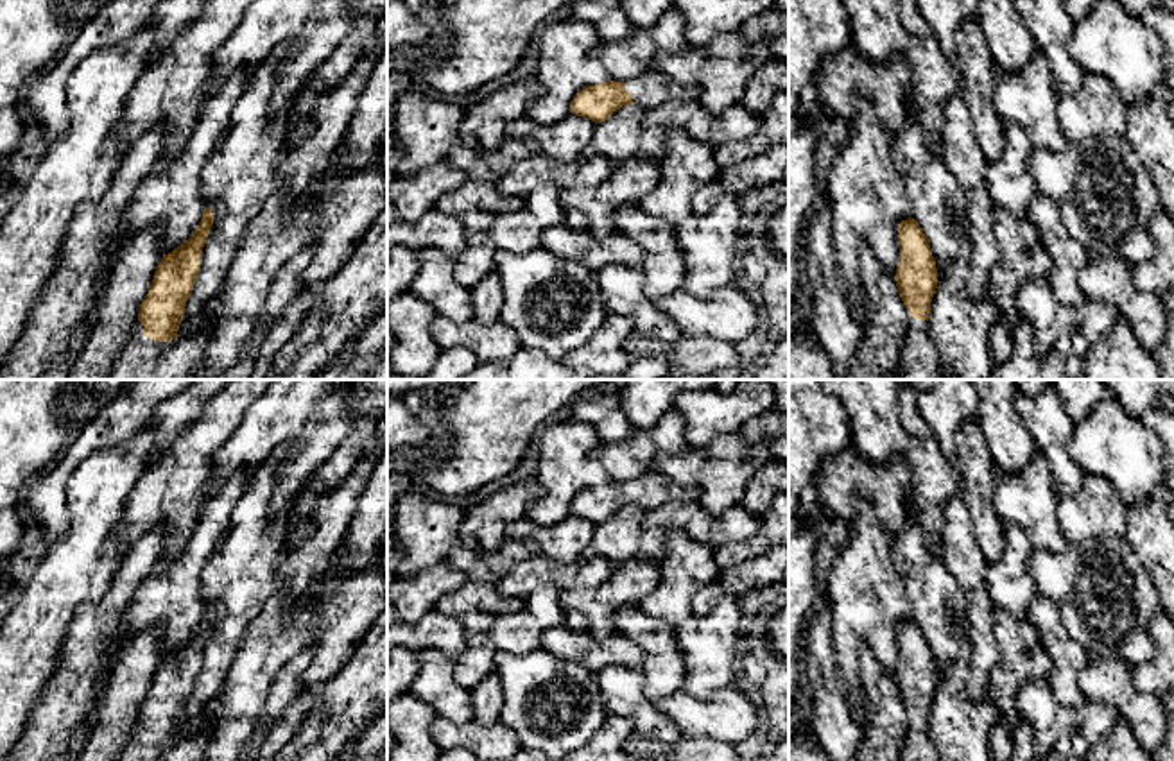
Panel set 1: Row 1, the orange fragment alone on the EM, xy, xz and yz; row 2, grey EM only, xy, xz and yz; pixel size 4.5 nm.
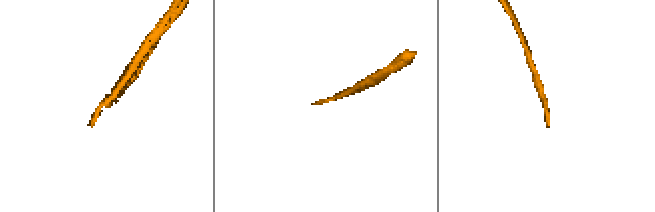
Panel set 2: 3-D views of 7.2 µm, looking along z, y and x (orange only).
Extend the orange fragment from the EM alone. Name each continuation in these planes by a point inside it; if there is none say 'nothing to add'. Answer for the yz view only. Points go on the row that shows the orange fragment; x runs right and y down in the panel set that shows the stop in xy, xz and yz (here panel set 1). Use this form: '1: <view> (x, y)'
1: yz (918, 360)

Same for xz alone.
1: xz (651, 88)

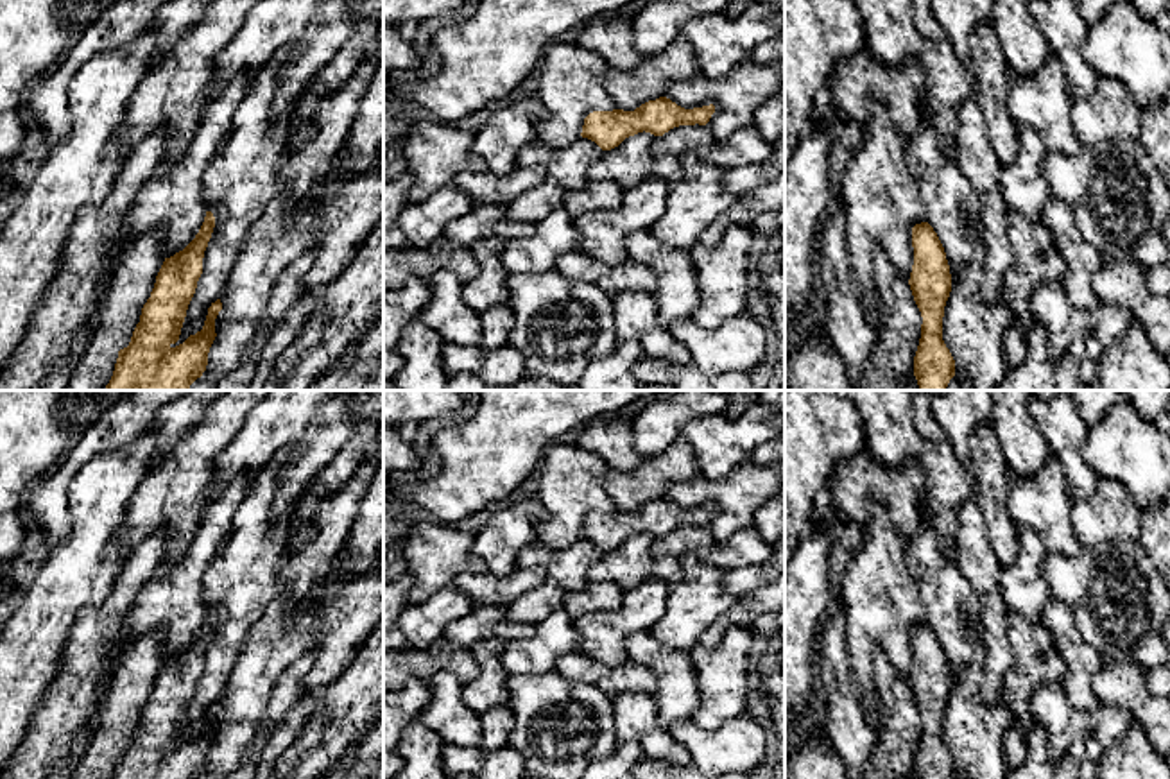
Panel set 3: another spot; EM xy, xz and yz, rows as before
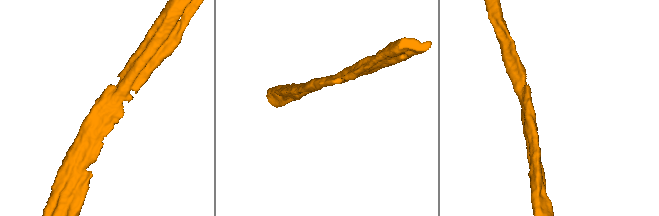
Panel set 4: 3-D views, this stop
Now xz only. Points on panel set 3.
nothing to add

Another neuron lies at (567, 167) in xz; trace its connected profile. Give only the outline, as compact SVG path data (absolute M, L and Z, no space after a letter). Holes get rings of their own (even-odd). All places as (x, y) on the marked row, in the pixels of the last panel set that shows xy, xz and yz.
M577 138L568 147L552 149L532 143L516 156L518 168L545 167L548 181L564 190L581 190L588 184L588 168L604 150L588 138Z

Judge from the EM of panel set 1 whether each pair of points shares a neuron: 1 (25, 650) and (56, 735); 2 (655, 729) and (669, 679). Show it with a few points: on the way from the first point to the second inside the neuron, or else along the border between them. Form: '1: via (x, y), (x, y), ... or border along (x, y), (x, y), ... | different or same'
1: border along (58, 654), (54, 672), (22, 731) | different
2: border along (638, 668), (644, 677), (644, 695), (653, 704) | different

